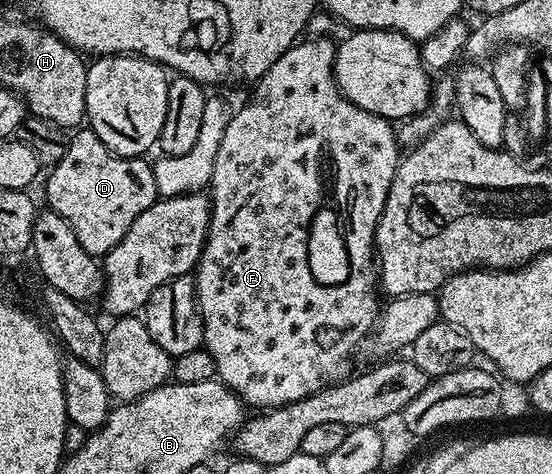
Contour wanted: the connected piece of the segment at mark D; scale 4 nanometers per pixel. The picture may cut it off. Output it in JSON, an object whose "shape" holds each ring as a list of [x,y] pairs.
{"shape":[[[78,130],[69,137],[64,158],[60,158],[60,162],[49,169],[50,177],[46,180],[49,211],[60,214],[60,218],[64,218],[68,226],[72,226],[72,234],[80,238],[80,246],[84,246],[90,256],[105,257],[106,253],[126,237],[132,222],[136,222],[136,218],[140,218],[140,214],[144,214],[144,210],[148,210],[148,206],[159,199],[153,167],[149,163],[145,164],[146,162],[142,158],[117,156],[115,152],[108,150],[108,146],[104,146],[104,142],[100,142],[100,138],[96,138],[94,132]]]}

